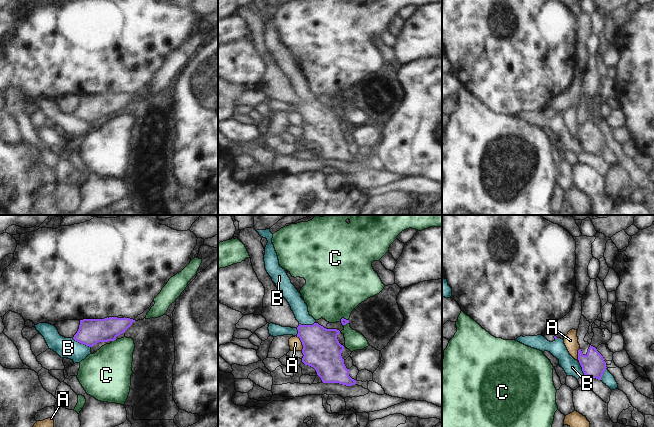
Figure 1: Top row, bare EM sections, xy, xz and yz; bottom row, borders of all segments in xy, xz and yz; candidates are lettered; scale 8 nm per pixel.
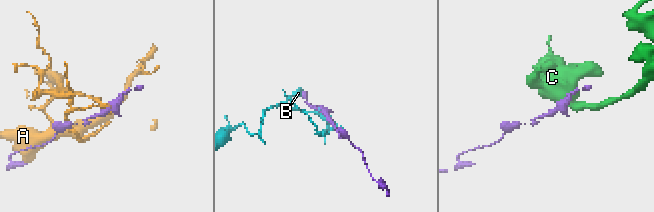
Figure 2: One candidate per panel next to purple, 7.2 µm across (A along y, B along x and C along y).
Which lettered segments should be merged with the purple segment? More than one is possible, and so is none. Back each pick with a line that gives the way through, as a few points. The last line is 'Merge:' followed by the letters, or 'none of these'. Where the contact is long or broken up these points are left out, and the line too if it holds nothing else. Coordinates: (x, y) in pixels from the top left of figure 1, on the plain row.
Merge: none of these

